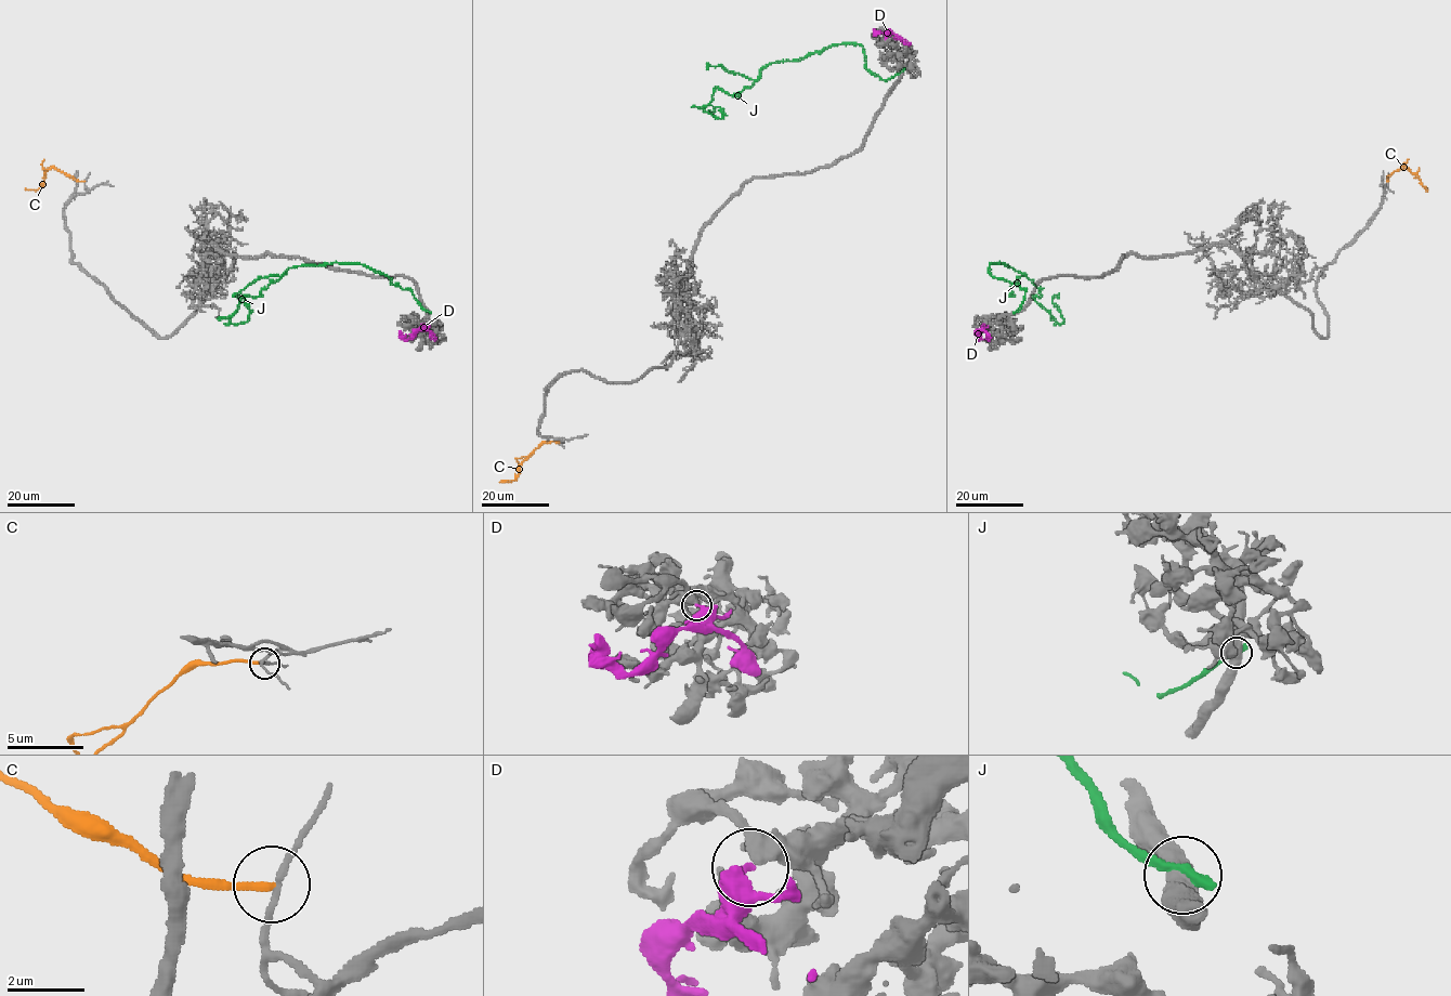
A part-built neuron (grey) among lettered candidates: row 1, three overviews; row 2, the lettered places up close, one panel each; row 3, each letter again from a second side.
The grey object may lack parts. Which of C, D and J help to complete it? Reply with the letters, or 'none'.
D

